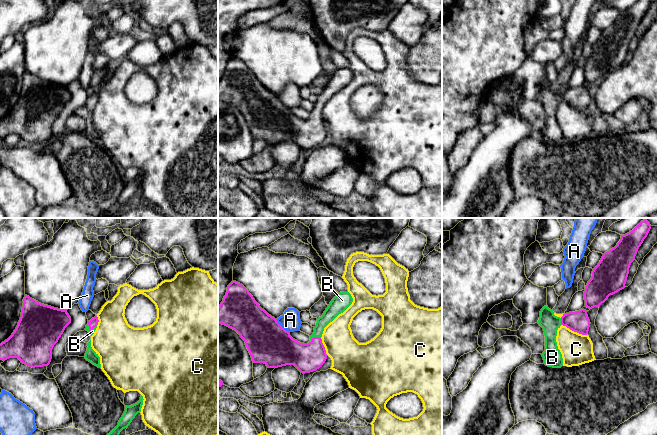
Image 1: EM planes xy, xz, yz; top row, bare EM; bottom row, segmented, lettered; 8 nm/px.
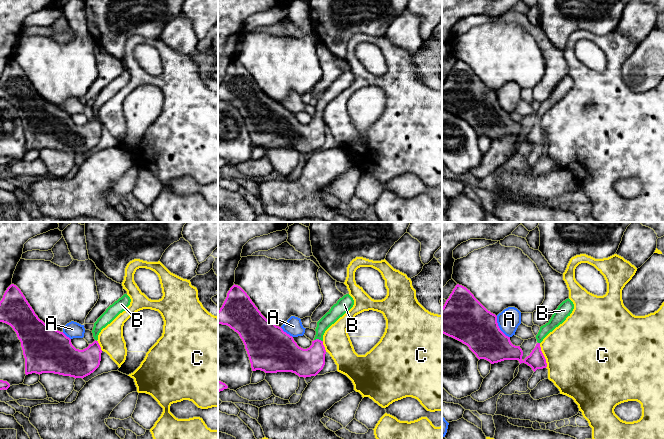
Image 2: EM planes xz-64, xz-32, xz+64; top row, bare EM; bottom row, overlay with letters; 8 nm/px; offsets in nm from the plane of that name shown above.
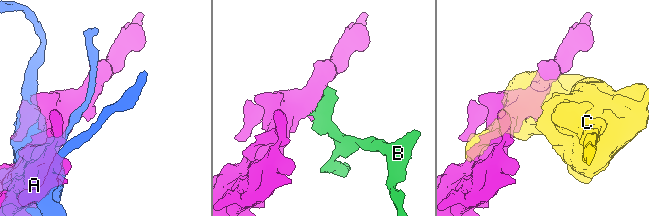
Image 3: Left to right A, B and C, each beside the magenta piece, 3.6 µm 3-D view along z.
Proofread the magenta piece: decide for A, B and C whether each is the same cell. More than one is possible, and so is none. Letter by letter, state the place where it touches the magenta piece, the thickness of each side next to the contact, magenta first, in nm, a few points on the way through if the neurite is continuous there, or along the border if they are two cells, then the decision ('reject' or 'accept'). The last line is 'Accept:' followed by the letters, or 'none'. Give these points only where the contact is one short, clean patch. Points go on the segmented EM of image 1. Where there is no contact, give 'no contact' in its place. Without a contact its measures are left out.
A: meets magenta in xz at (281, 326); 340 nm thick on the magenta side, 160 nm on the other; reject
B: meets magenta in xz at (314, 337); 220 nm thick on the magenta side, 110 nm on the other; runs through xz (309, 357), (314, 352), (314, 337), (320, 324), (331, 312); accept
C: meets magenta in yz at (574, 331); 170 nm thick on the magenta side, 260 nm on the other; reject
Accept: B

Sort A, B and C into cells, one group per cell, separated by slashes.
A / B / C

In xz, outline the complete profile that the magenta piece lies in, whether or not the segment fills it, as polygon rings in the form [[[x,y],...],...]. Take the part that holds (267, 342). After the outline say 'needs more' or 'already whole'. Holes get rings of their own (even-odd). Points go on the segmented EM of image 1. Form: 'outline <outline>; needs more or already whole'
outline [[[232,281],[227,287],[223,301],[218,306],[218,324],[225,325],[240,335],[245,341],[253,363],[264,363],[267,368],[294,365],[301,373],[305,374],[316,371],[325,363],[327,354],[321,339],[324,328],[343,313],[352,302],[353,298],[348,291],[338,293],[323,315],[317,319],[310,341],[304,344],[293,339],[290,332],[286,331],[274,317],[262,309],[242,284]]]; needs more

